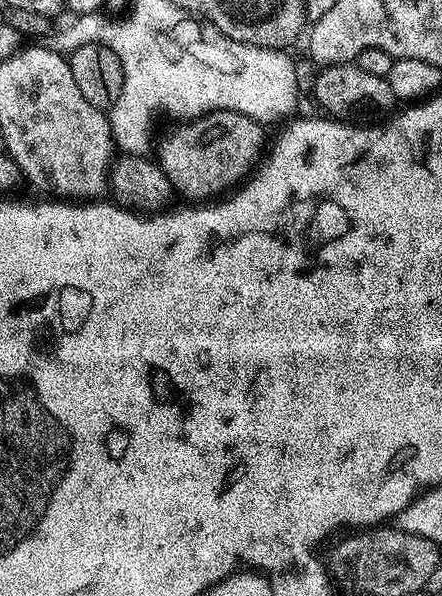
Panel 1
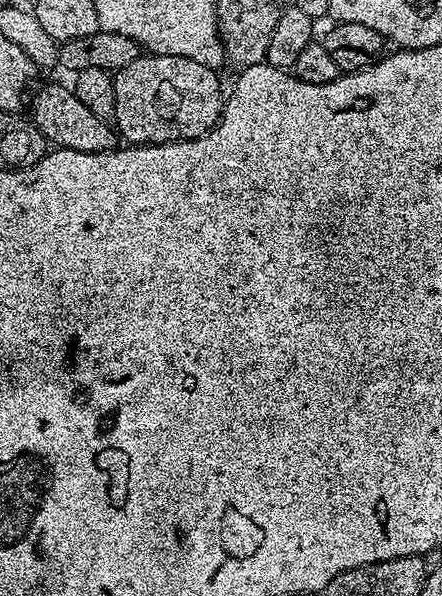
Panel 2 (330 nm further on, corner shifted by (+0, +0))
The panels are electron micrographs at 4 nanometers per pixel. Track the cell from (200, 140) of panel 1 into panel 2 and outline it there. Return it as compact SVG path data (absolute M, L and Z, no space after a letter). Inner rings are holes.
M141 54L137 60L130 62L121 72L115 73L114 86L114 127L129 145L170 144L173 140L193 140L204 136L220 120L224 110L225 93L220 93L220 80L217 69L202 66L181 56L158 56Z

